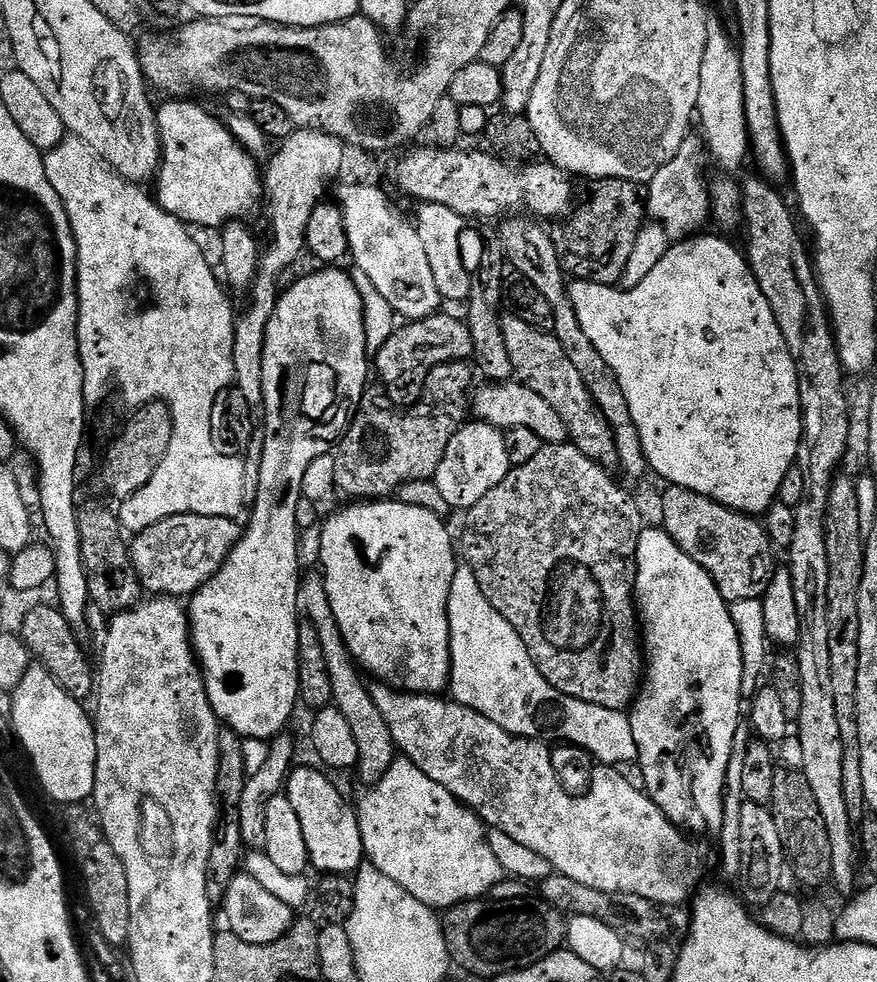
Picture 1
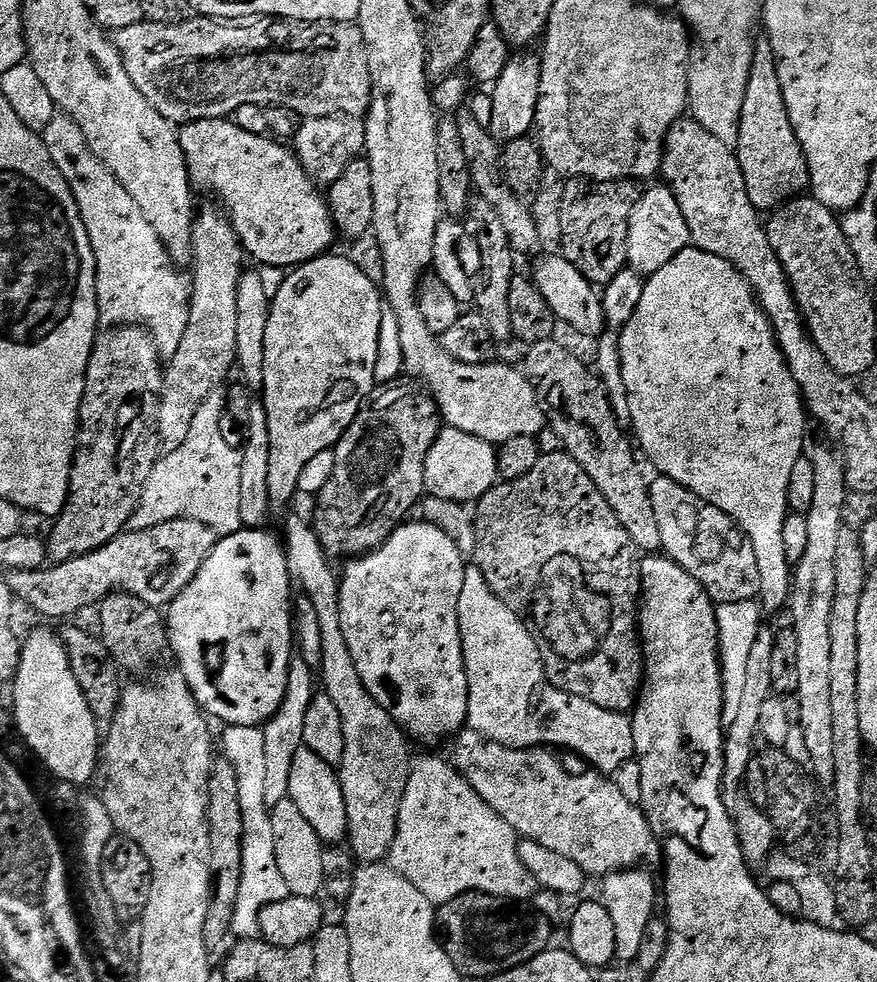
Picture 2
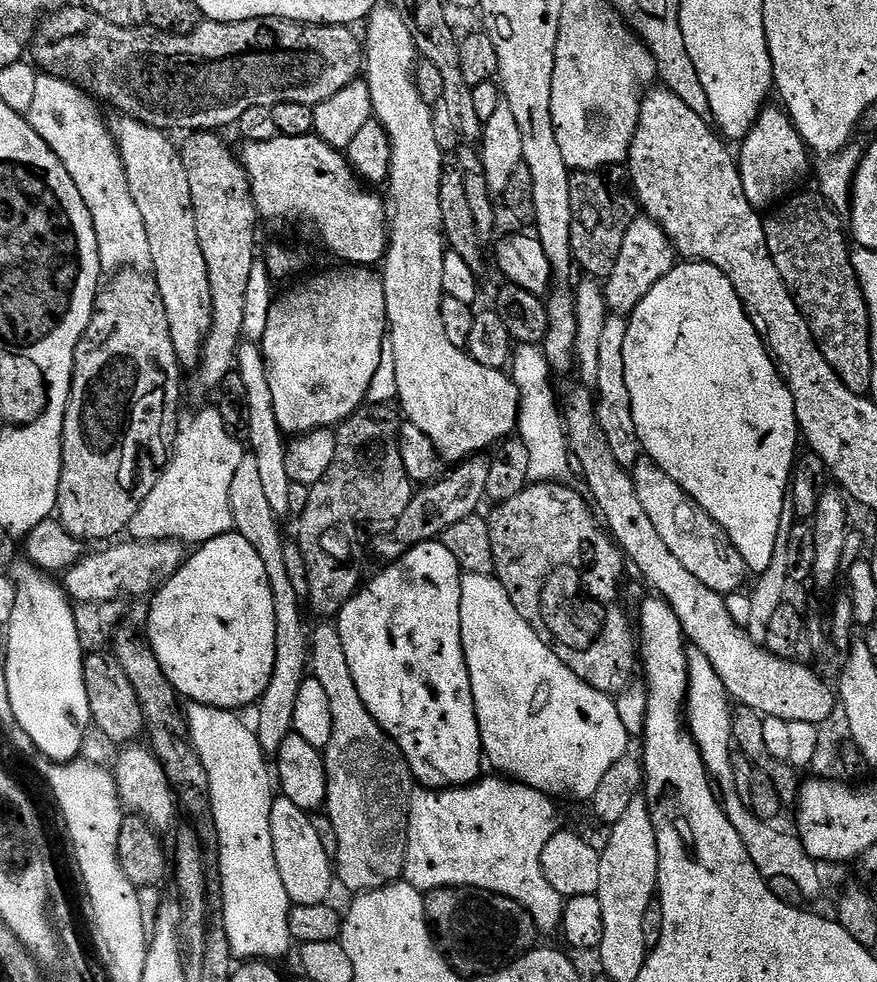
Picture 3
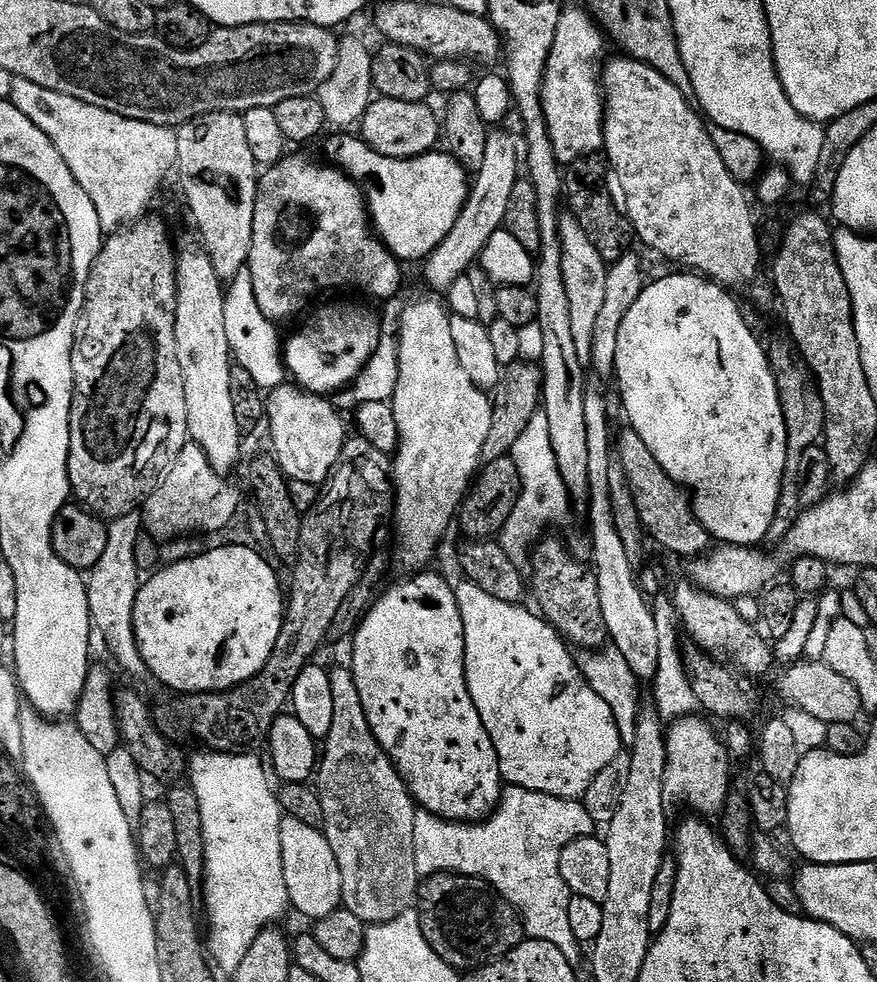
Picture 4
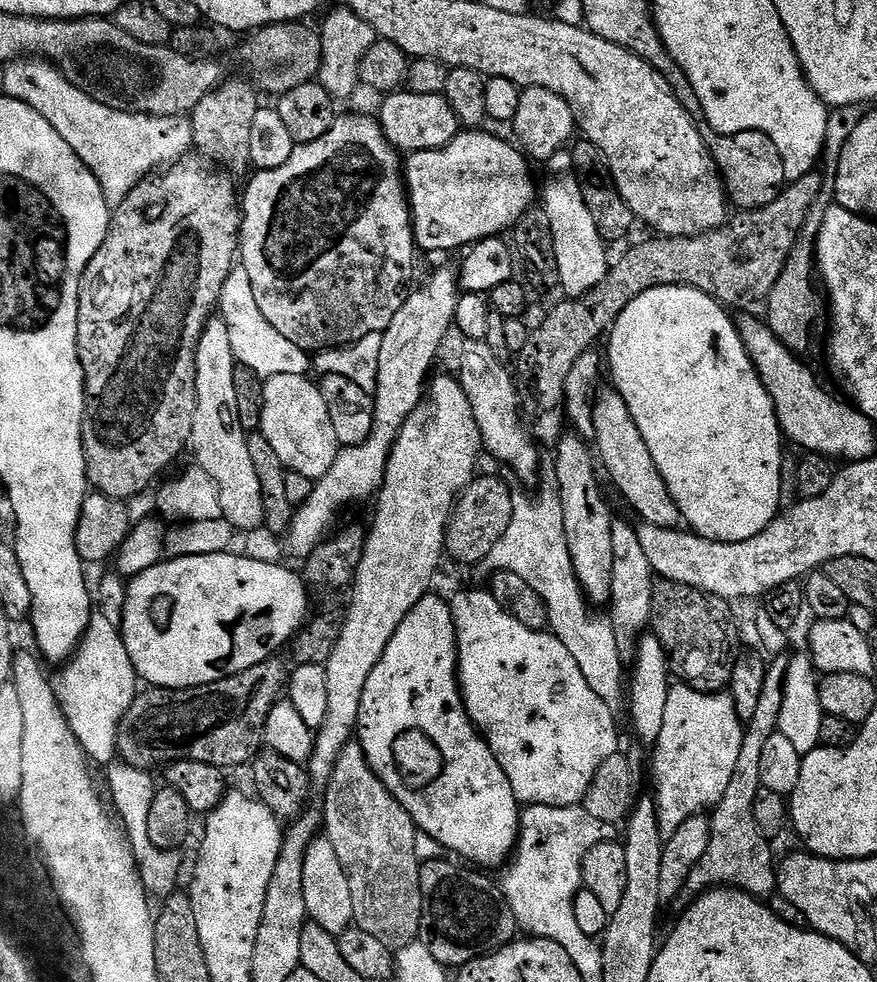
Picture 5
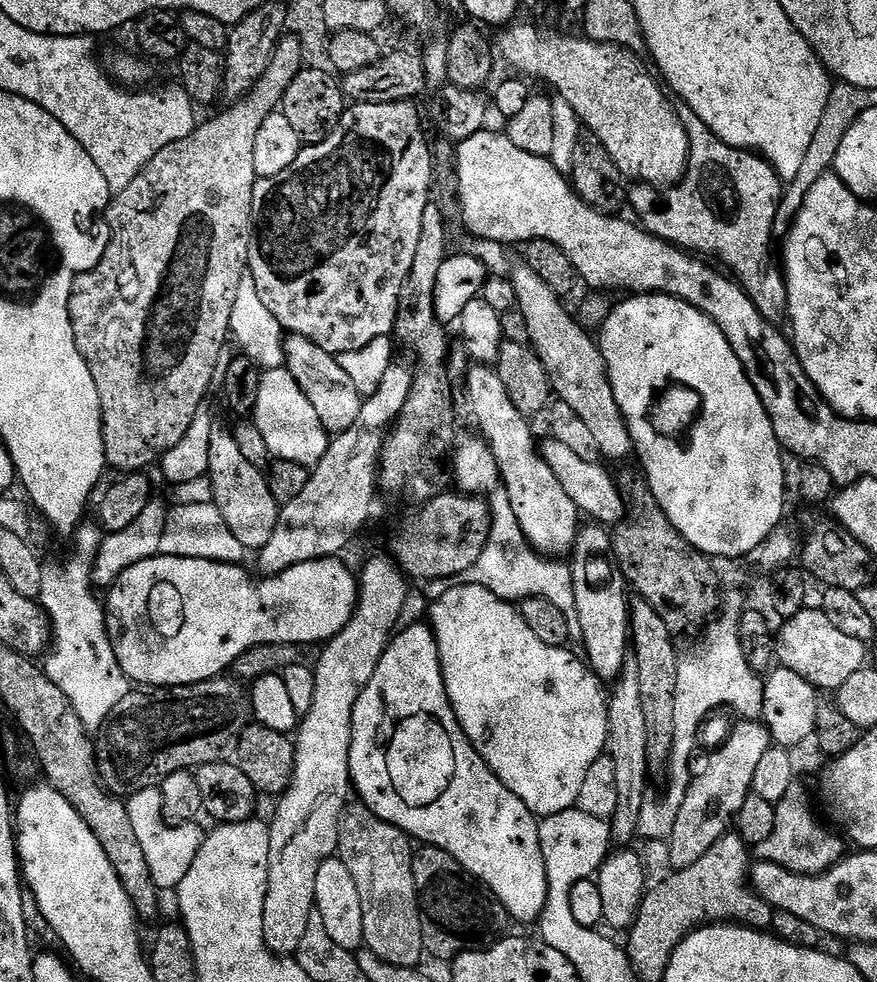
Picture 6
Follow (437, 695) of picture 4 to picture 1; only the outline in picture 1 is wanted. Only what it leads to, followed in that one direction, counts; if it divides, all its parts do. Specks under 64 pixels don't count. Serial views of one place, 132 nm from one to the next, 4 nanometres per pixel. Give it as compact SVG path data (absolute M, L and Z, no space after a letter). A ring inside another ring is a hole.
M385 498L367 502L352 502L341 512L323 521L320 532L320 564L326 594L330 598L330 606L334 610L334 618L338 622L340 632L344 636L346 646L355 660L366 672L374 672L379 681L402 692L420 692L423 696L435 696L449 687L452 678L452 655L450 654L450 622L448 621L448 603L450 602L450 586L454 582L454 574L458 567L458 548L452 545L452 536L444 526L445 521L430 510L422 510L422 506L406 506L399 499Z

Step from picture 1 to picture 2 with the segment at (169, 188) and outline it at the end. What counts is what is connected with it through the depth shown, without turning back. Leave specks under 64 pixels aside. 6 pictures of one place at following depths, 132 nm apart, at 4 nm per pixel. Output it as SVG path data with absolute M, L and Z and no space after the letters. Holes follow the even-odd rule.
M231 119L222 120L195 120L189 124L183 125L179 129L180 145L182 146L182 154L186 158L186 166L188 167L188 177L192 180L192 187L197 193L213 192L220 201L219 207L226 213L228 221L234 226L234 230L238 234L240 244L243 246L245 253L249 257L252 256L257 260L257 265L266 267L280 267L285 270L291 270L301 264L305 264L308 260L314 260L318 256L325 255L329 251L328 248L332 244L332 239L337 239L338 233L336 227L332 224L332 215L328 209L327 199L323 195L320 196L317 185L309 180L306 170L300 165L300 159L297 158L295 151L291 147L285 146L283 143L277 142L275 139L269 138L267 135L259 136L258 134L250 134L246 130L242 130Z

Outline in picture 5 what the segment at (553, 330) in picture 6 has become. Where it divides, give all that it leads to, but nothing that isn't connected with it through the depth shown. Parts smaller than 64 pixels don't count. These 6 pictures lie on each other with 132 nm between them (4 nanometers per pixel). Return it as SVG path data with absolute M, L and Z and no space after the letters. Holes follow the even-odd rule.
M615 390L599 393L594 406L594 448L598 453L599 463L608 471L614 487L641 517L643 523L662 528L675 528L682 517L658 466L654 466L654 458L650 458L650 446L646 446L646 438L638 430L634 418L630 414L630 406Z

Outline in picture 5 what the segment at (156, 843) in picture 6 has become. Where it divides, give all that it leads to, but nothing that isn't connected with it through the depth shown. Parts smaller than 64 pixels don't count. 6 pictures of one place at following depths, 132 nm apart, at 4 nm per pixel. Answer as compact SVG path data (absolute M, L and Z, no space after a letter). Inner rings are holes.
M116 760L107 765L105 772L110 788L108 796L113 811L119 818L132 847L132 852L135 854L136 866L143 880L144 888L154 898L156 896L160 896L159 898L171 896L179 887L180 854L174 850L163 850L154 846L150 842L149 834L150 809L158 786L157 781L154 782L151 777L153 775L147 769L132 767L121 760Z

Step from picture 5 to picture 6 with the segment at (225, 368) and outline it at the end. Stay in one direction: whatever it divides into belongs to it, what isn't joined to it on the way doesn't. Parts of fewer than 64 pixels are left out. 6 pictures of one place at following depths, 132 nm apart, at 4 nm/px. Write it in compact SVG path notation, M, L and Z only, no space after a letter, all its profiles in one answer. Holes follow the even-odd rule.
M216 426L210 434L210 462L207 477L212 482L212 498L219 508L230 534L242 542L245 550L259 550L270 542L280 517L281 505L270 494L267 475L250 464L236 441L231 427Z

